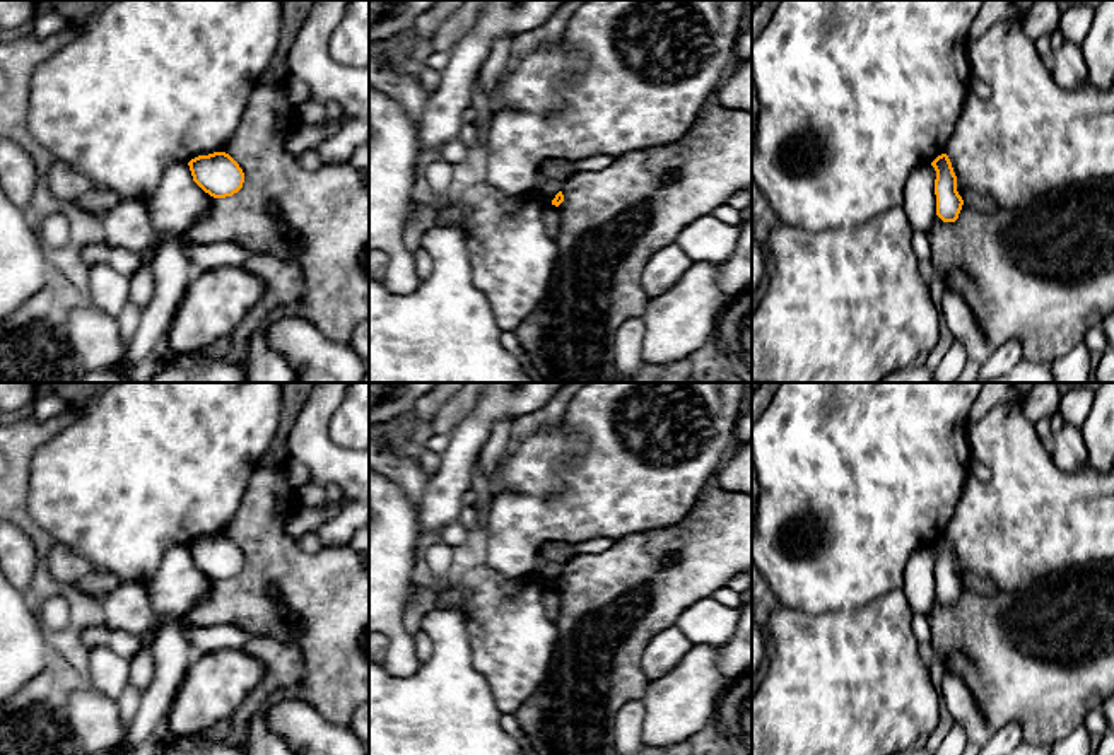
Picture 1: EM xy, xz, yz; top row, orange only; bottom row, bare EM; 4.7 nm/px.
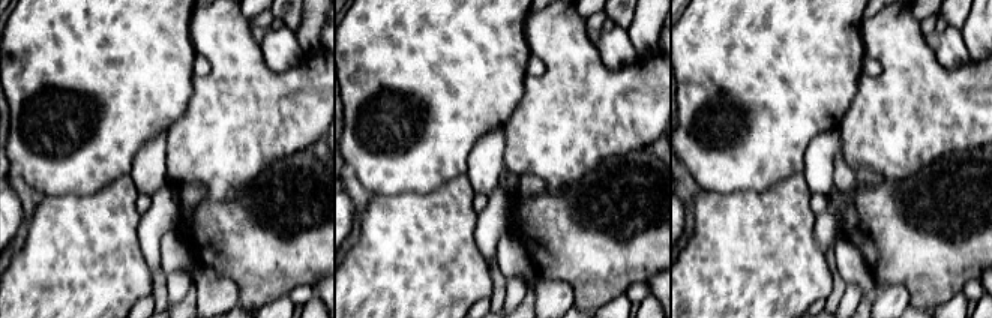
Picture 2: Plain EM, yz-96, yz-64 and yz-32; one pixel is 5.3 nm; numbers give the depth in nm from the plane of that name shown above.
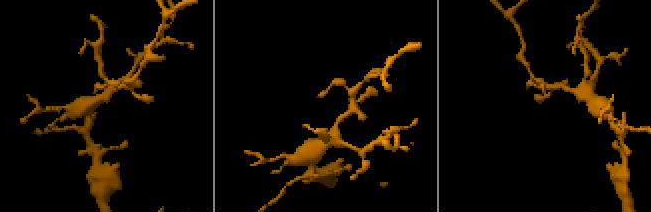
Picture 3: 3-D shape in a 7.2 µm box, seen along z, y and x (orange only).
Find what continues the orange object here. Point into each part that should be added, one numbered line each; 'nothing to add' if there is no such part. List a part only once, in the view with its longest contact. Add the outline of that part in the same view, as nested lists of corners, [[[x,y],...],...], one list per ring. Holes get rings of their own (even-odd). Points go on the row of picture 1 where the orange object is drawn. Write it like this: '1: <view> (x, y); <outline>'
nothing to add

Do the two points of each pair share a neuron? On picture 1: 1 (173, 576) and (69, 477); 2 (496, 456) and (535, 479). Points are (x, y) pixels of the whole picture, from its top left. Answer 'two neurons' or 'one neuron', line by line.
1: two neurons
2: two neurons

